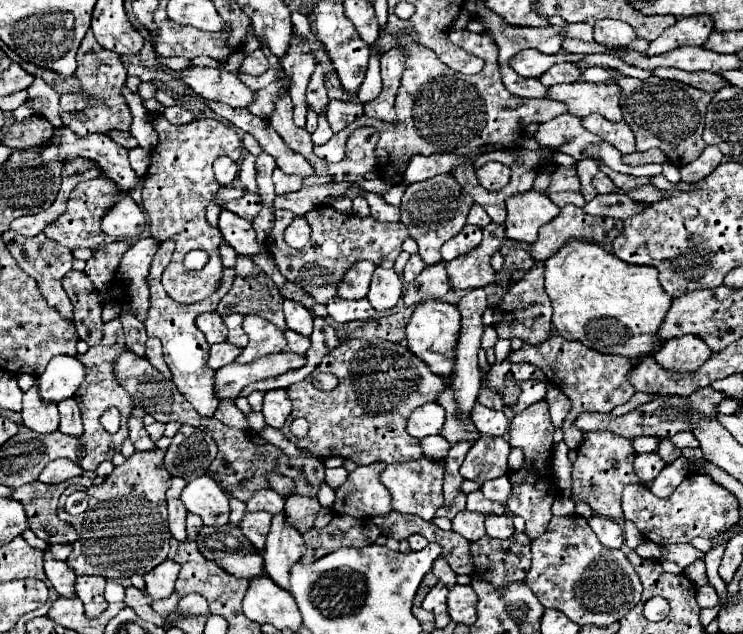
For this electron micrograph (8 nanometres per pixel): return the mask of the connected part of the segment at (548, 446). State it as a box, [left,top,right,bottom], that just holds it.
[505,400,559,538]

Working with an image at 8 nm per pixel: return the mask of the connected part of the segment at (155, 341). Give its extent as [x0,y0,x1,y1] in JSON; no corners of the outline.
[147,338,171,378]

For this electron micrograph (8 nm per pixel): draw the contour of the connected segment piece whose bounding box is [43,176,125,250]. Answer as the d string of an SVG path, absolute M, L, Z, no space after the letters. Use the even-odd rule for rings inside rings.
M107 176L85 180L73 188L69 202L67 202L67 210L53 224L49 224L43 232L47 234L47 238L51 238L71 250L75 250L79 246L97 250L105 242L105 234L101 232L101 218L107 214L107 210L111 210L115 206L115 202L119 200L119 194L125 194L123 188L119 188Z

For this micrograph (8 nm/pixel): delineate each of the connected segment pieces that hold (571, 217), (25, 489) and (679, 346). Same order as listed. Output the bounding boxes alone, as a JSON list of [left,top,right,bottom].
[[529,206,623,262],[9,475,92,544],[653,336,711,374]]

